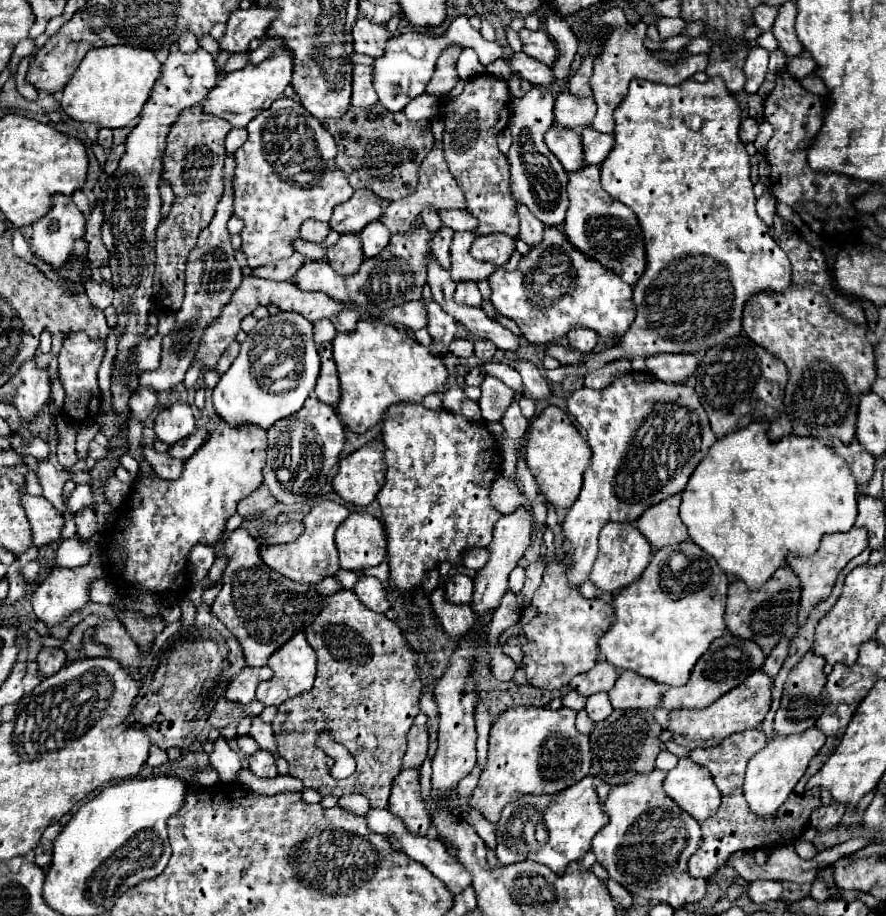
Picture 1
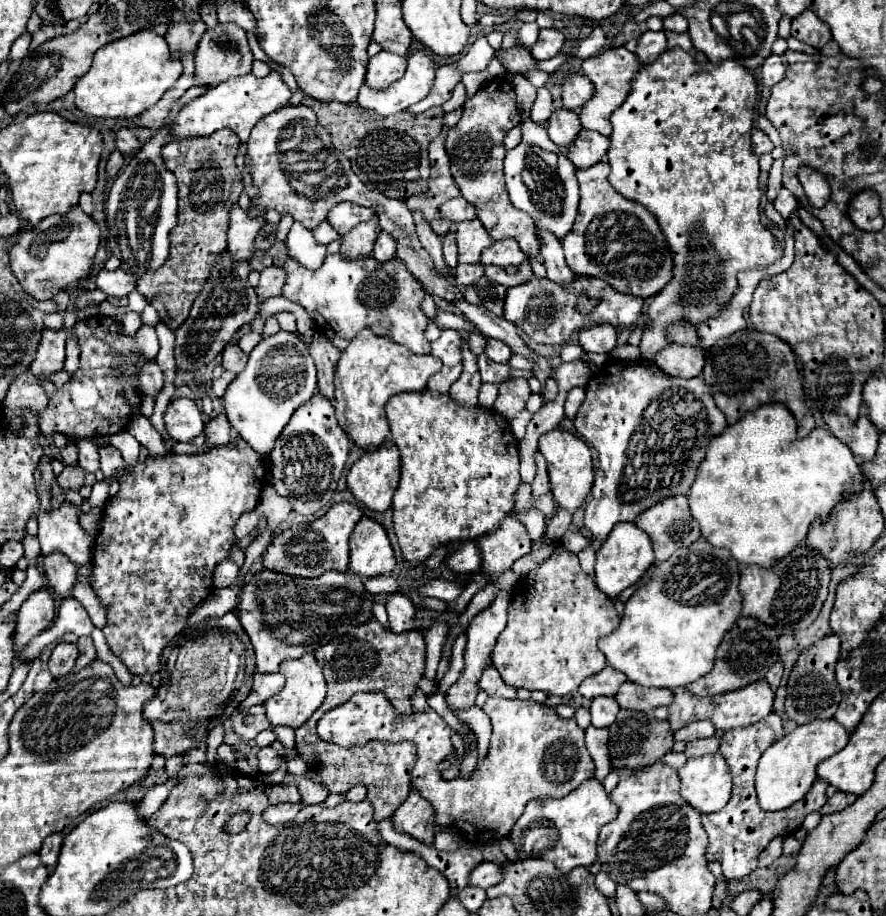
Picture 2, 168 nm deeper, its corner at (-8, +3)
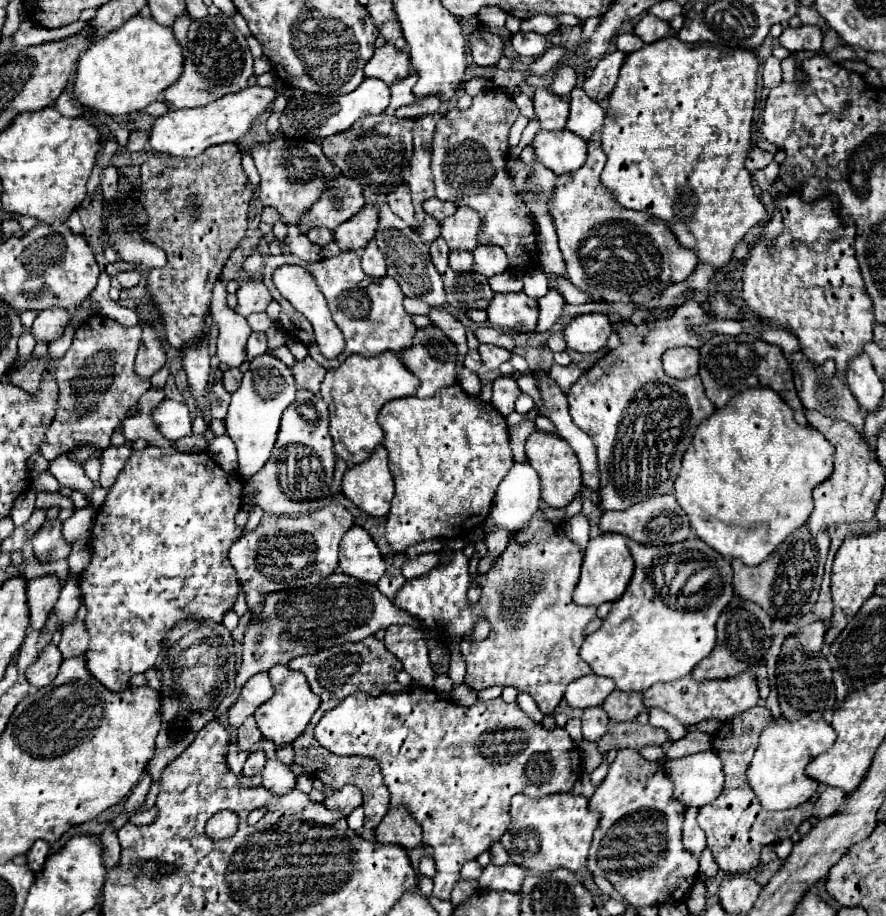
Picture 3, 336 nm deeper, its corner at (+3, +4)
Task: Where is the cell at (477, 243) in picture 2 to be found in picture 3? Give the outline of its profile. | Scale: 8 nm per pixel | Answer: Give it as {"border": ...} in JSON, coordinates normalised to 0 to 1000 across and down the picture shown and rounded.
{"border":[[[517,225],[515,234],[499,240],[499,260],[510,273],[535,273],[540,269],[540,251],[542,251],[542,236],[528,227]]]}

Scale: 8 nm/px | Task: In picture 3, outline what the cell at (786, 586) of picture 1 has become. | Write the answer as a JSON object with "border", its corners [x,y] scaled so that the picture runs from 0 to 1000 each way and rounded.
{"border":[[[905,574],[898,581],[894,581],[878,596],[878,600],[871,603],[871,607],[856,618],[842,618],[835,611],[826,611],[828,646],[860,662],[865,668],[869,668],[871,677],[880,677],[880,679],[898,677],[910,668],[914,668],[923,655],[935,598],[937,598],[935,581],[926,581],[926,585],[916,585],[916,581],[912,581],[912,576]]]}

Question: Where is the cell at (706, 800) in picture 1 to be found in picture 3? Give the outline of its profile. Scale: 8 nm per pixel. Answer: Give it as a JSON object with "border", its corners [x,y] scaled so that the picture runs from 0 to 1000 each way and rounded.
{"border":[[[804,819],[749,832],[749,841],[761,854],[761,871],[772,880],[797,880],[817,860],[815,832]]]}

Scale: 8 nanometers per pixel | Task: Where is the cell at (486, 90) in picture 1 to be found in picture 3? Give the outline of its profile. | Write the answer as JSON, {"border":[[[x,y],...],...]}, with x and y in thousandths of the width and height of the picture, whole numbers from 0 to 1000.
{"border":[[[564,96],[540,103],[528,120],[519,122],[519,118],[510,118],[503,122],[490,144],[488,190],[497,218],[526,223],[542,234],[544,249],[540,253],[540,266],[564,269],[576,284],[576,293],[596,293],[607,279],[605,253],[600,236],[596,236],[591,218],[582,214],[582,203],[571,183],[573,144],[585,127],[582,111]]]}

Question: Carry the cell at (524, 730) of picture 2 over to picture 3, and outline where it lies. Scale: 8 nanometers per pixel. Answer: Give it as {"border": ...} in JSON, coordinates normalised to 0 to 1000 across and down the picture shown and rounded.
{"border":[[[460,749],[454,755],[447,758],[431,758],[429,762],[420,762],[411,755],[400,755],[397,760],[391,760],[388,766],[384,766],[375,777],[368,777],[366,784],[359,788],[357,797],[354,797],[354,806],[361,810],[361,814],[366,814],[370,821],[379,823],[379,825],[411,825],[411,828],[422,828],[427,830],[429,838],[431,838],[431,847],[433,847],[433,856],[440,865],[440,880],[456,880],[465,886],[465,891],[470,893],[470,897],[476,902],[479,906],[479,915],[476,919],[490,926],[490,941],[492,941],[492,961],[490,961],[490,972],[488,978],[506,983],[508,974],[512,969],[512,965],[519,961],[519,948],[524,941],[528,939],[537,939],[540,932],[544,932],[546,928],[551,928],[558,919],[562,919],[569,908],[576,902],[576,871],[580,867],[594,867],[598,871],[612,871],[619,867],[632,867],[632,865],[641,865],[648,854],[655,849],[655,834],[652,834],[652,819],[648,814],[648,810],[643,808],[641,799],[637,795],[628,795],[628,797],[614,797],[609,790],[600,788],[585,771],[585,766],[571,769],[567,762],[558,762],[551,766],[537,766],[533,771],[519,771],[512,769],[503,762],[497,762],[488,751],[474,751],[474,749]]]}

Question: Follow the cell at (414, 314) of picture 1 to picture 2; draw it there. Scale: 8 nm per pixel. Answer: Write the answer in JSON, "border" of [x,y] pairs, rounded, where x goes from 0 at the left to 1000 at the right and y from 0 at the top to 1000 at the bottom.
{"border":[[[493,337],[493,342],[491,342],[491,346],[486,348],[491,355],[495,355],[498,359],[518,359],[518,361],[534,361],[536,357],[529,353],[529,350],[525,350],[523,346],[516,346],[516,344],[511,344],[511,342],[507,342],[507,340],[500,340],[500,337]]]}

